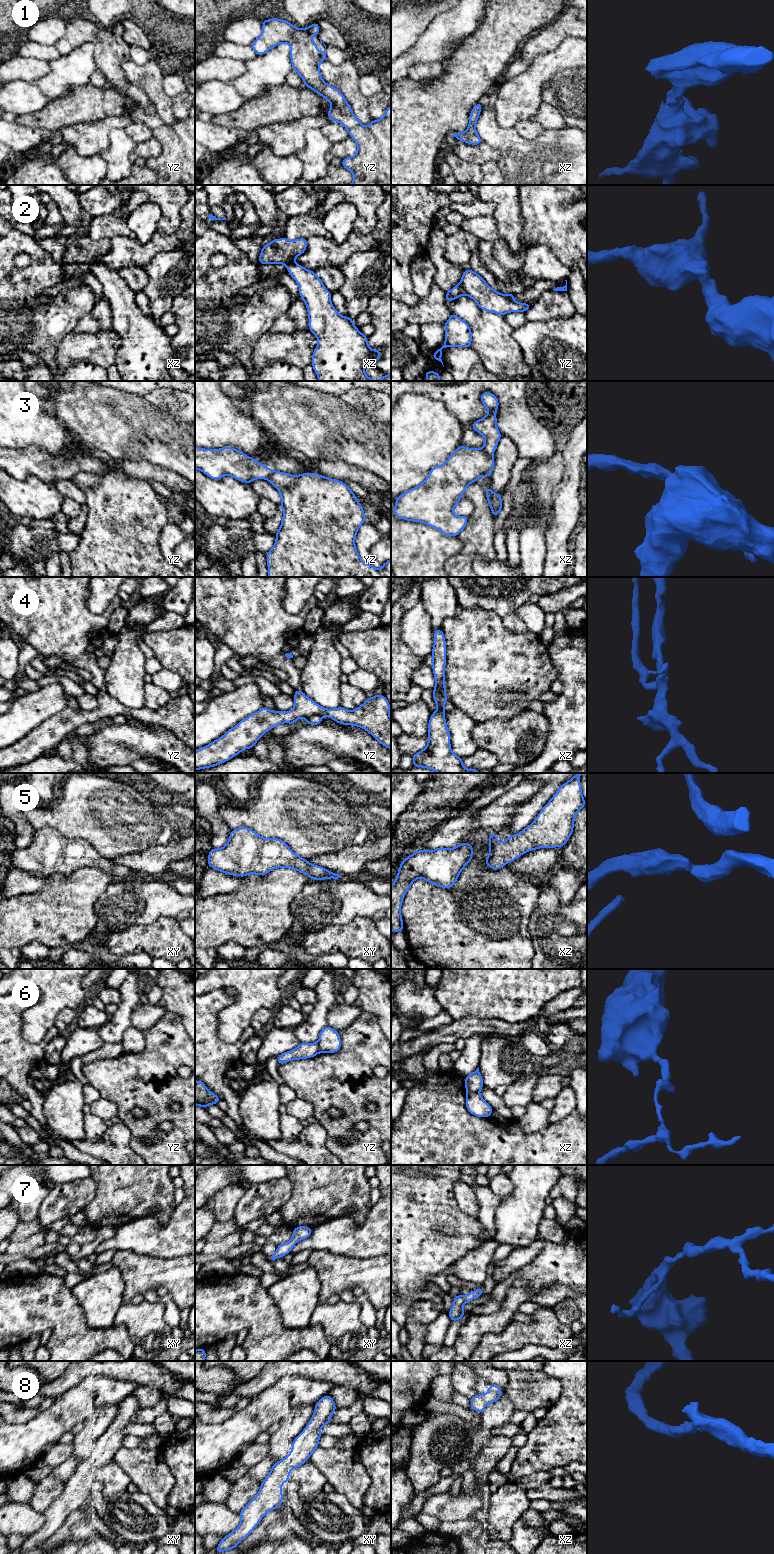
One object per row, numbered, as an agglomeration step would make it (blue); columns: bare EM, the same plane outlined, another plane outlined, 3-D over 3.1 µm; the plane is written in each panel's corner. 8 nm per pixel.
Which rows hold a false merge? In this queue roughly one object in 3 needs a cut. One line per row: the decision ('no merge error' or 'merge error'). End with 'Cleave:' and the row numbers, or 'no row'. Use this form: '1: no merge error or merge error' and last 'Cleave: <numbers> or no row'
1: no merge error
2: no merge error
3: merge error
4: merge error
5: no merge error
6: merge error
7: no merge error
8: no merge error
Cleave: 3, 4, 6

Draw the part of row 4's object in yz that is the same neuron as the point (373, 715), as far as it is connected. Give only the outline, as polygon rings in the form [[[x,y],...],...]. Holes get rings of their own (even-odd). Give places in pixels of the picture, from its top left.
[[[294,690],[294,708],[291,711],[271,711],[262,707],[258,712],[241,720],[223,736],[207,746],[195,750],[195,770],[220,765],[244,749],[253,748],[270,729],[282,723],[294,724],[298,718],[327,716],[339,724],[361,727],[380,744],[391,749],[390,704],[384,695],[367,698],[358,708],[350,711],[342,706],[326,709],[308,698],[302,690]]]

